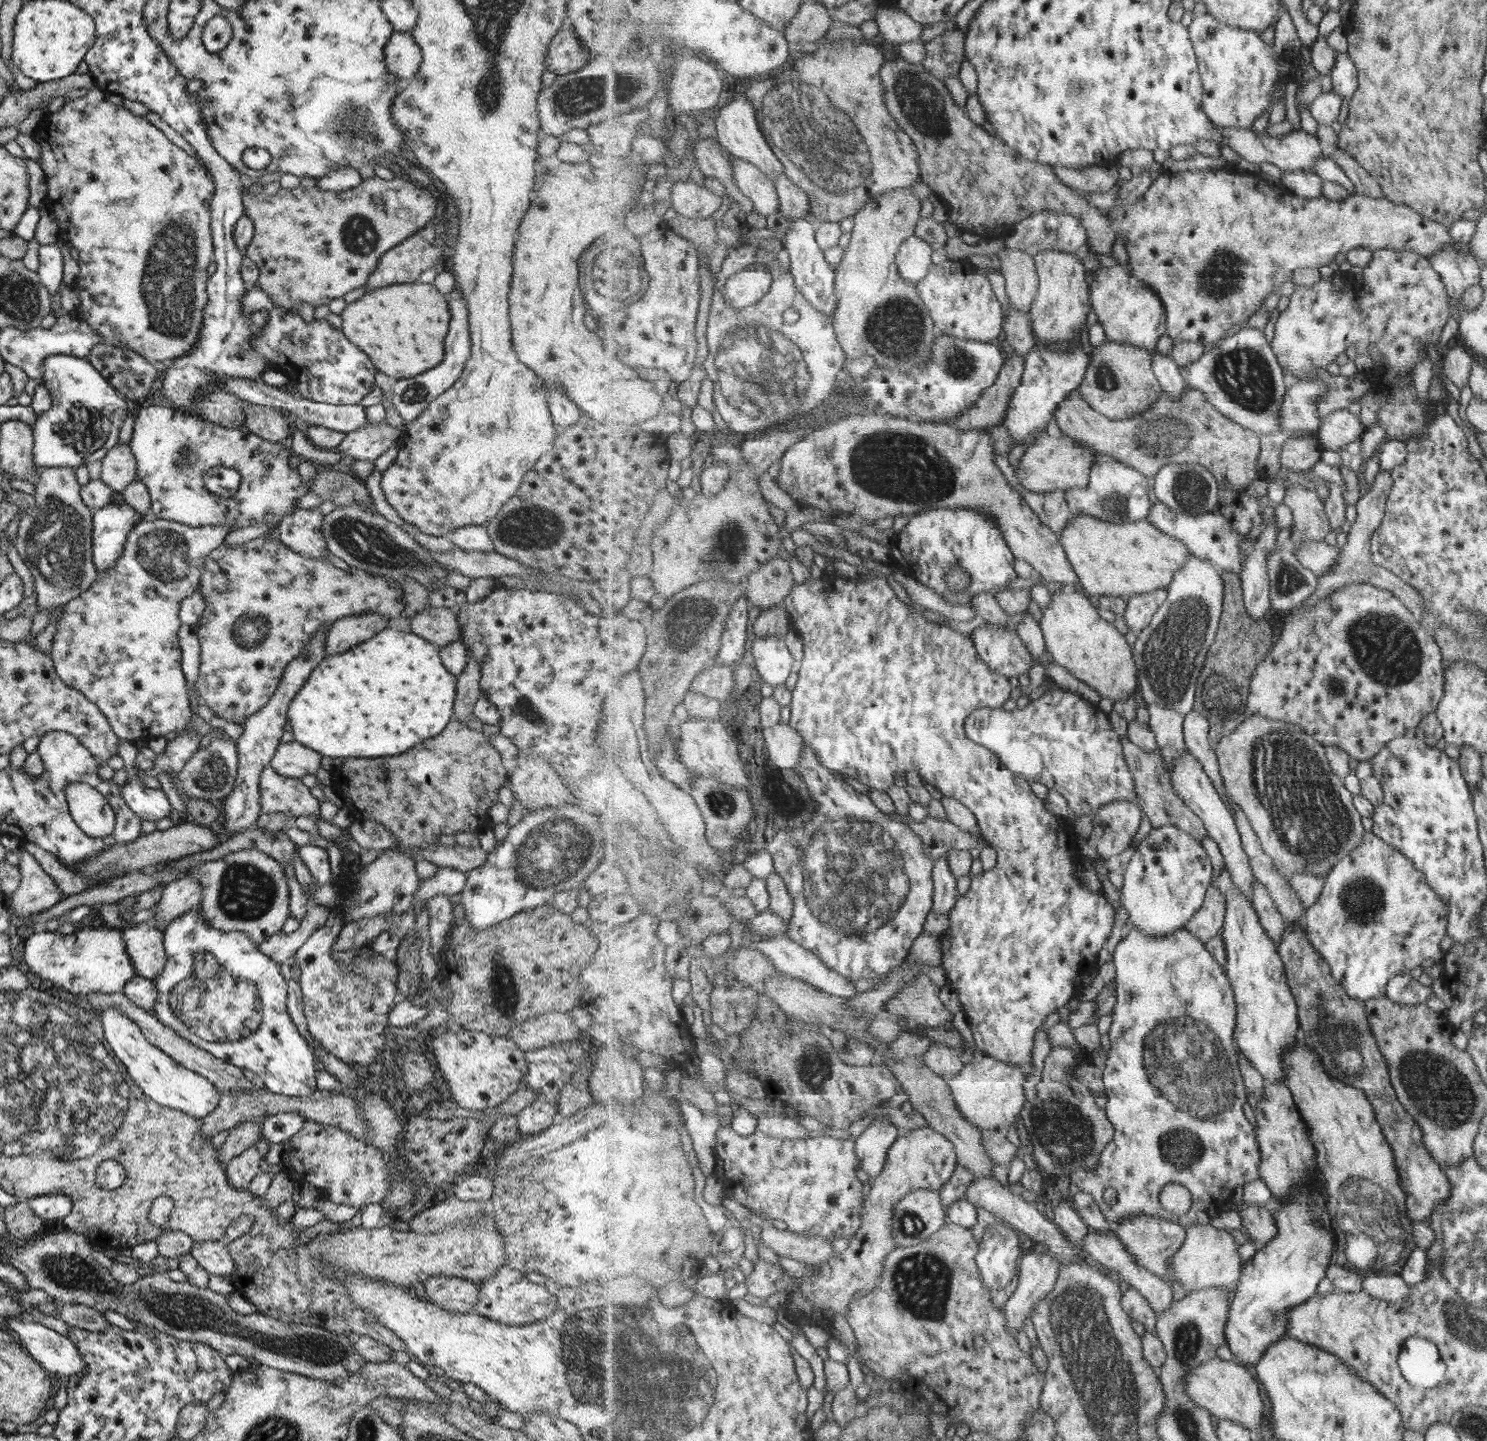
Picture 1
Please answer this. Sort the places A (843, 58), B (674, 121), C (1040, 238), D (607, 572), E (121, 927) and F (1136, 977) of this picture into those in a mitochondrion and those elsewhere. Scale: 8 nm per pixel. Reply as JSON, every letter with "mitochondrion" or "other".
{"A":"other","B":"other","C":"mitochondrion","D":"other","E":"other","F":"other"}

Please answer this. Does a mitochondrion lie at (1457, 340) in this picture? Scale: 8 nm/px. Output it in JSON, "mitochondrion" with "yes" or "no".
{"mitochondrion":"no"}

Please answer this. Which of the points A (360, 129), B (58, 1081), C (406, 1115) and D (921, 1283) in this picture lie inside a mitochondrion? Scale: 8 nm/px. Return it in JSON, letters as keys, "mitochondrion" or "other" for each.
{"A":"mitochondrion","B":"mitochondrion","C":"other","D":"mitochondrion"}

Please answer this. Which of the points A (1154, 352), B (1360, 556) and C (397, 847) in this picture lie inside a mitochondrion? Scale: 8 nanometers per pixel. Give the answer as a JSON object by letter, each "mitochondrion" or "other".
{"A":"other","B":"other","C":"other"}

